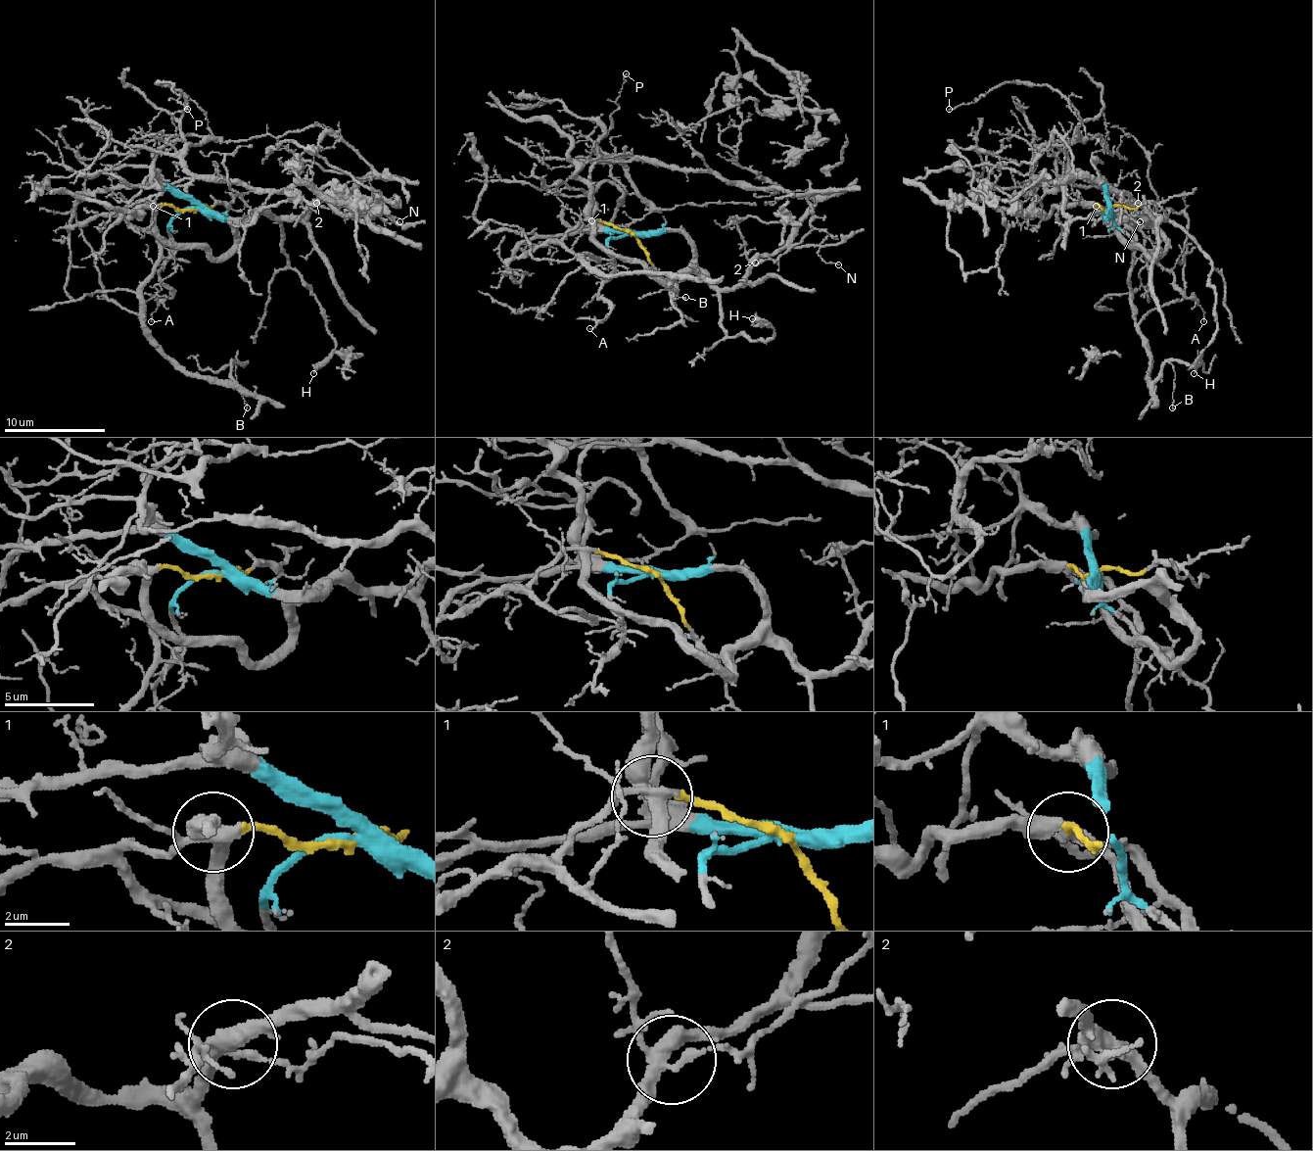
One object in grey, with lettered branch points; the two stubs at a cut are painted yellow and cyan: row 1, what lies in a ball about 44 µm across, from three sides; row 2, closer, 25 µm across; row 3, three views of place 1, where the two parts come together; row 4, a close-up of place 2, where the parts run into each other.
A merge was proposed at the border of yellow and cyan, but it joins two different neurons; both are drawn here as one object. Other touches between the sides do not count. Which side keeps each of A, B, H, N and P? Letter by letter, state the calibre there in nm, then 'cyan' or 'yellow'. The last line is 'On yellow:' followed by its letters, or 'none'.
A: calibre 90 nm; cyan
B: calibre 110 nm; yellow
H: calibre 200 nm; cyan
N: calibre 120 nm; cyan
P: calibre 110 nm; cyan
On yellow: B

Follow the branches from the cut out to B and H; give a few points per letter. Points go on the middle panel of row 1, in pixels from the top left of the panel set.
B: (632, 234), (584, 219), (563, 240), (606, 275), (652, 272), (684, 298)
H: (632, 234), (679, 232), (720, 303), (727, 336), (773, 336), (753, 317)

